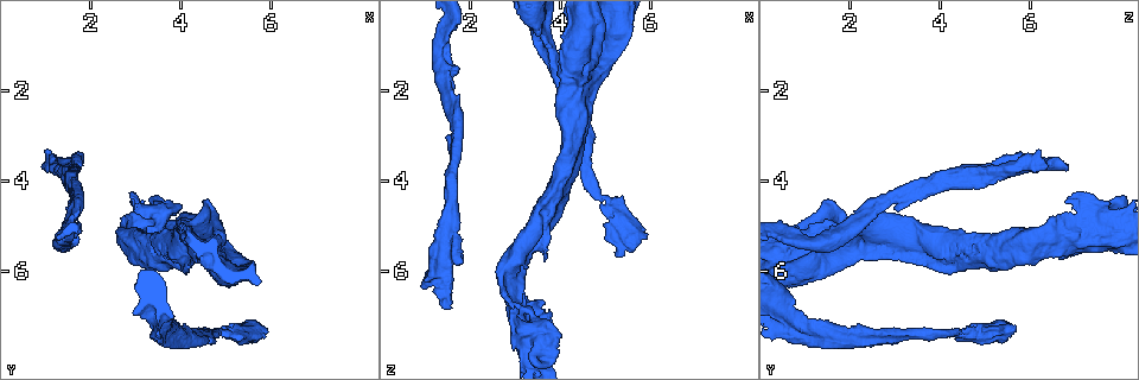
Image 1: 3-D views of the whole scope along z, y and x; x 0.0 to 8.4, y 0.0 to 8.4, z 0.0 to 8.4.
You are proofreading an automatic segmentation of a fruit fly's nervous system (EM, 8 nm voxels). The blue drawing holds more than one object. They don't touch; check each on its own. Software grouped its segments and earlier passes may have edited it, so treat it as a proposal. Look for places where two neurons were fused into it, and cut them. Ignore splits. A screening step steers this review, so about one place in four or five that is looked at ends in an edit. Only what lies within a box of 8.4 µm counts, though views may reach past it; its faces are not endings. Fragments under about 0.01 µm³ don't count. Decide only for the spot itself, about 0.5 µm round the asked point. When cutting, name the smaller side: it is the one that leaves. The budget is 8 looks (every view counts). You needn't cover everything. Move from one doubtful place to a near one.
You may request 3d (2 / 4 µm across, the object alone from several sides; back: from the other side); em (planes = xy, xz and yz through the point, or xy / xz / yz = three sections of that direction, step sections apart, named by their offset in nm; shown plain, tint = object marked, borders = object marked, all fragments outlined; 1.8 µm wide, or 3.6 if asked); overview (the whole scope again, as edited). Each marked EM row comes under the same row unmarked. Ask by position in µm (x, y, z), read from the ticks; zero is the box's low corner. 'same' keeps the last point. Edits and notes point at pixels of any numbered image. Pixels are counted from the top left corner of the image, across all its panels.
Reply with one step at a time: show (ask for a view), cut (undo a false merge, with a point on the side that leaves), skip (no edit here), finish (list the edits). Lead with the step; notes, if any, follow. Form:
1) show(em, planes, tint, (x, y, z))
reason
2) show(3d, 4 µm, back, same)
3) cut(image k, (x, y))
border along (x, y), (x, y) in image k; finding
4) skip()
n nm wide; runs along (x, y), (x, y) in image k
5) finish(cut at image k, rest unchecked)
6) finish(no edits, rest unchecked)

show(em, 3.6 µm, planes, borders, (3.80, 7.60, 1.55))
touches itself

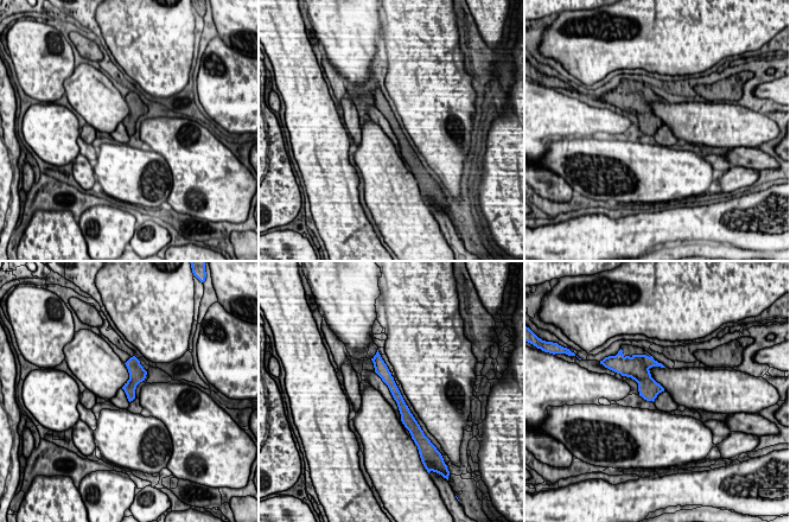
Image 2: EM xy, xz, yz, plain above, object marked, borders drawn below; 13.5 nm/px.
skip()
120 nm wide; runs along (376, 364), (390, 382), (409, 422) in image 2; all the same neuron

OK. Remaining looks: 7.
show(em, xz, step 16, borders, (5.35, 7.35, 5.25))

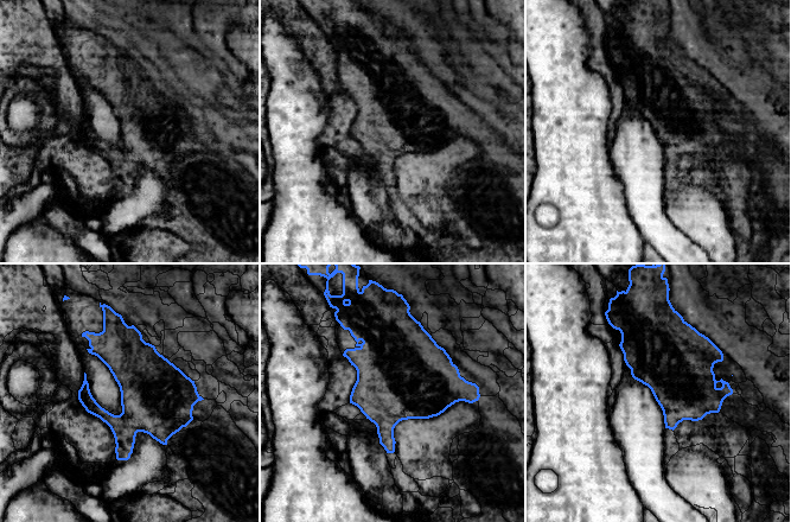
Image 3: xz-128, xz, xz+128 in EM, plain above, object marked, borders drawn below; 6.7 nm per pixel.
skip()
one neuron here

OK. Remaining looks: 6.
show(em, 3.6 µm, planes, tint, (3.70, 4.60, 7.55))
sudden change in width

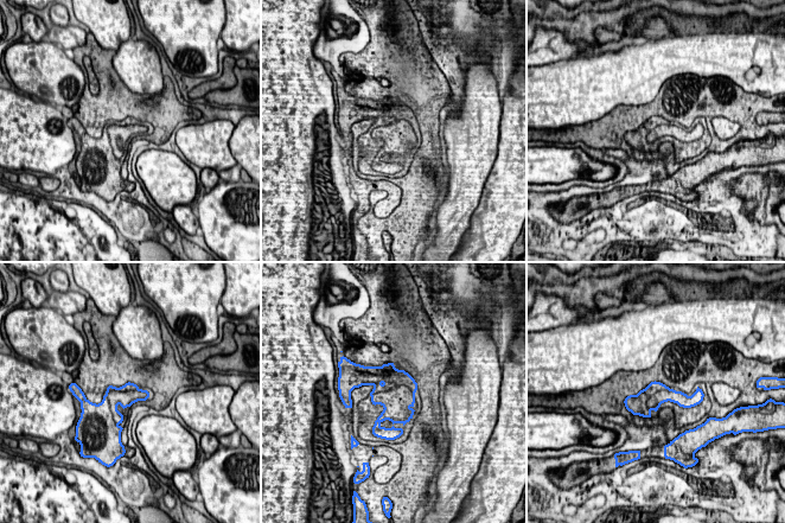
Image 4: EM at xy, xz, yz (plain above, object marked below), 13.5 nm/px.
cut(image 4, (125, 399))
320 nm wide; the part that leaves runs along (693, 402), (661, 396), (650, 404) in image 4; a second neuron is stuck on

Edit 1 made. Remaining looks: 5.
show(overview)

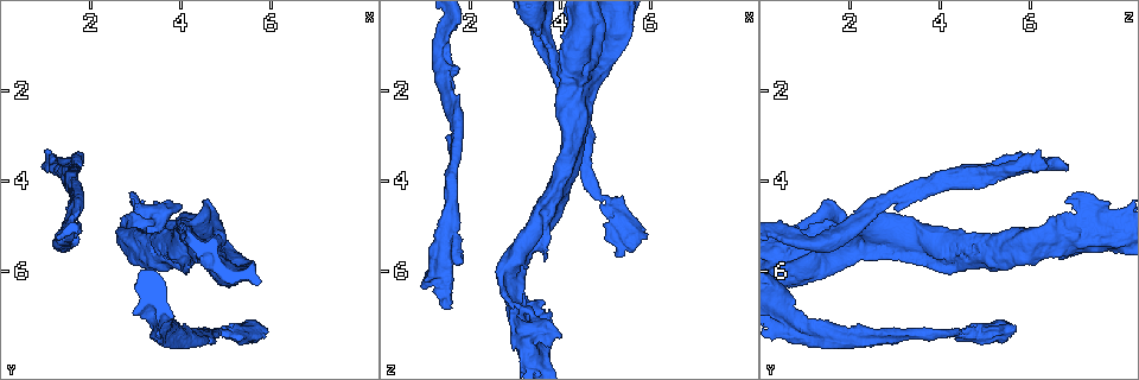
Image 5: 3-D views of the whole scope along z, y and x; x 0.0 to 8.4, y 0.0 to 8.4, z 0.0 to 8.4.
show(3d, 4 µm, (1.40, 3.75, 5.60))
arms part here

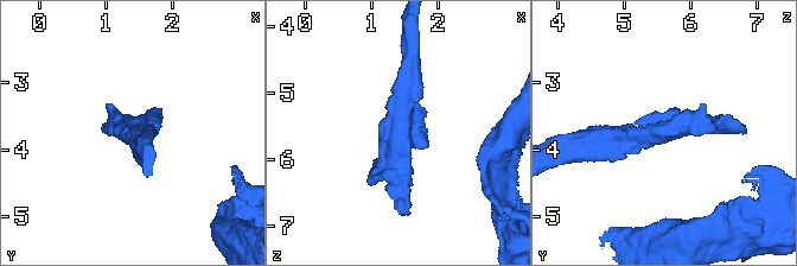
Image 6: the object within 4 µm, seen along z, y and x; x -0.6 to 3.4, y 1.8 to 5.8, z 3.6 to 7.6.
show(em, 3.6 µm, xz, step 16, tint, (1.35, 3.80, 5.55))

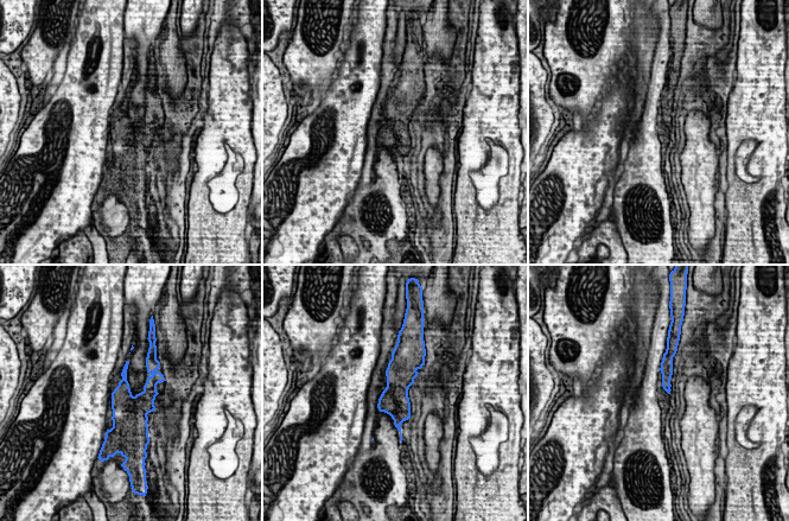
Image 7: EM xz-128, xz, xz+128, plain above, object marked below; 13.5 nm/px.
show(em, 3.6 µm, planes, tint, same)
another direction

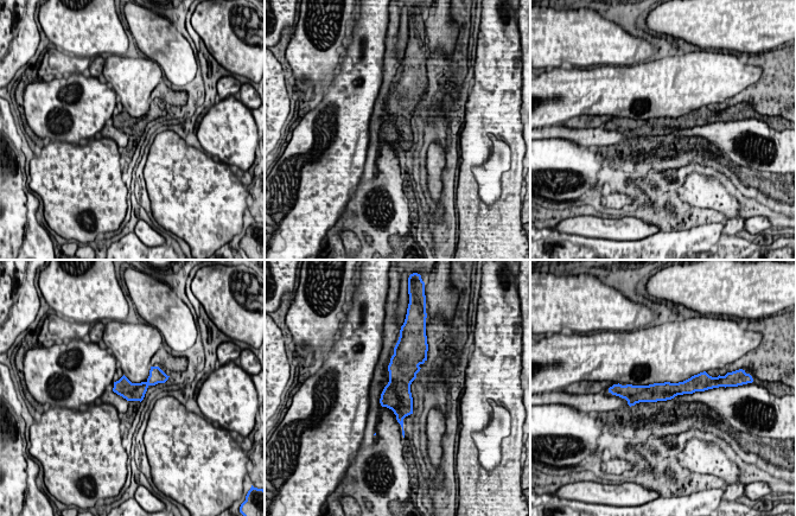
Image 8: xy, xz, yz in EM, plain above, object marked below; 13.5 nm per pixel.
skip()
runs along (696, 386), (664, 392), (629, 392) in image 8; one neuron here

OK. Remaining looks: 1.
finish(cut at image 4, rest unchecked)

